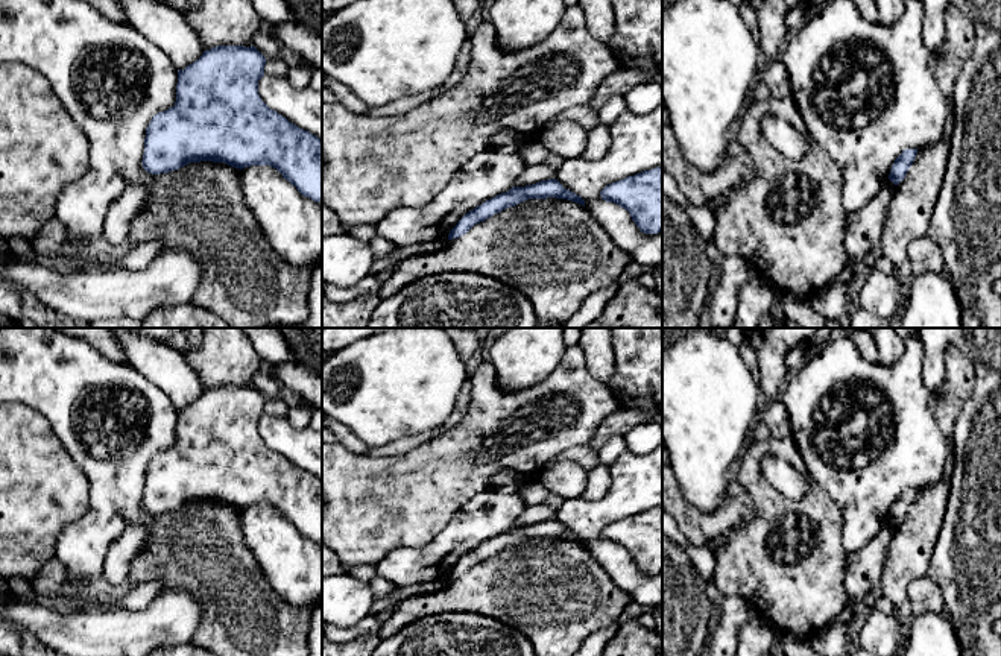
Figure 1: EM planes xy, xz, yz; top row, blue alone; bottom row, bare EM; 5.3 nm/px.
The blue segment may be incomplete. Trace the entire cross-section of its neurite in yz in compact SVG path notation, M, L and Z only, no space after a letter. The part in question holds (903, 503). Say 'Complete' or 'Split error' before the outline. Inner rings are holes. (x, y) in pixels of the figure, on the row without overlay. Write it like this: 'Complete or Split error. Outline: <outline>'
Complete. Outline: M905 489L902 494L895 500L889 519L898 525L901 521L904 521L908 509L911 507L914 498L916 498L917 489Z

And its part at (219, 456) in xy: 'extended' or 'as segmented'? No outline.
as segmented

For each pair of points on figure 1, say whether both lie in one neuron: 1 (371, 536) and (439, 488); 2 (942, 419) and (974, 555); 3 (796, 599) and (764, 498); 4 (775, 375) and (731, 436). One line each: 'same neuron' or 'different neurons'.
1: same neuron
2: different neurons
3: same neuron
4: different neurons

